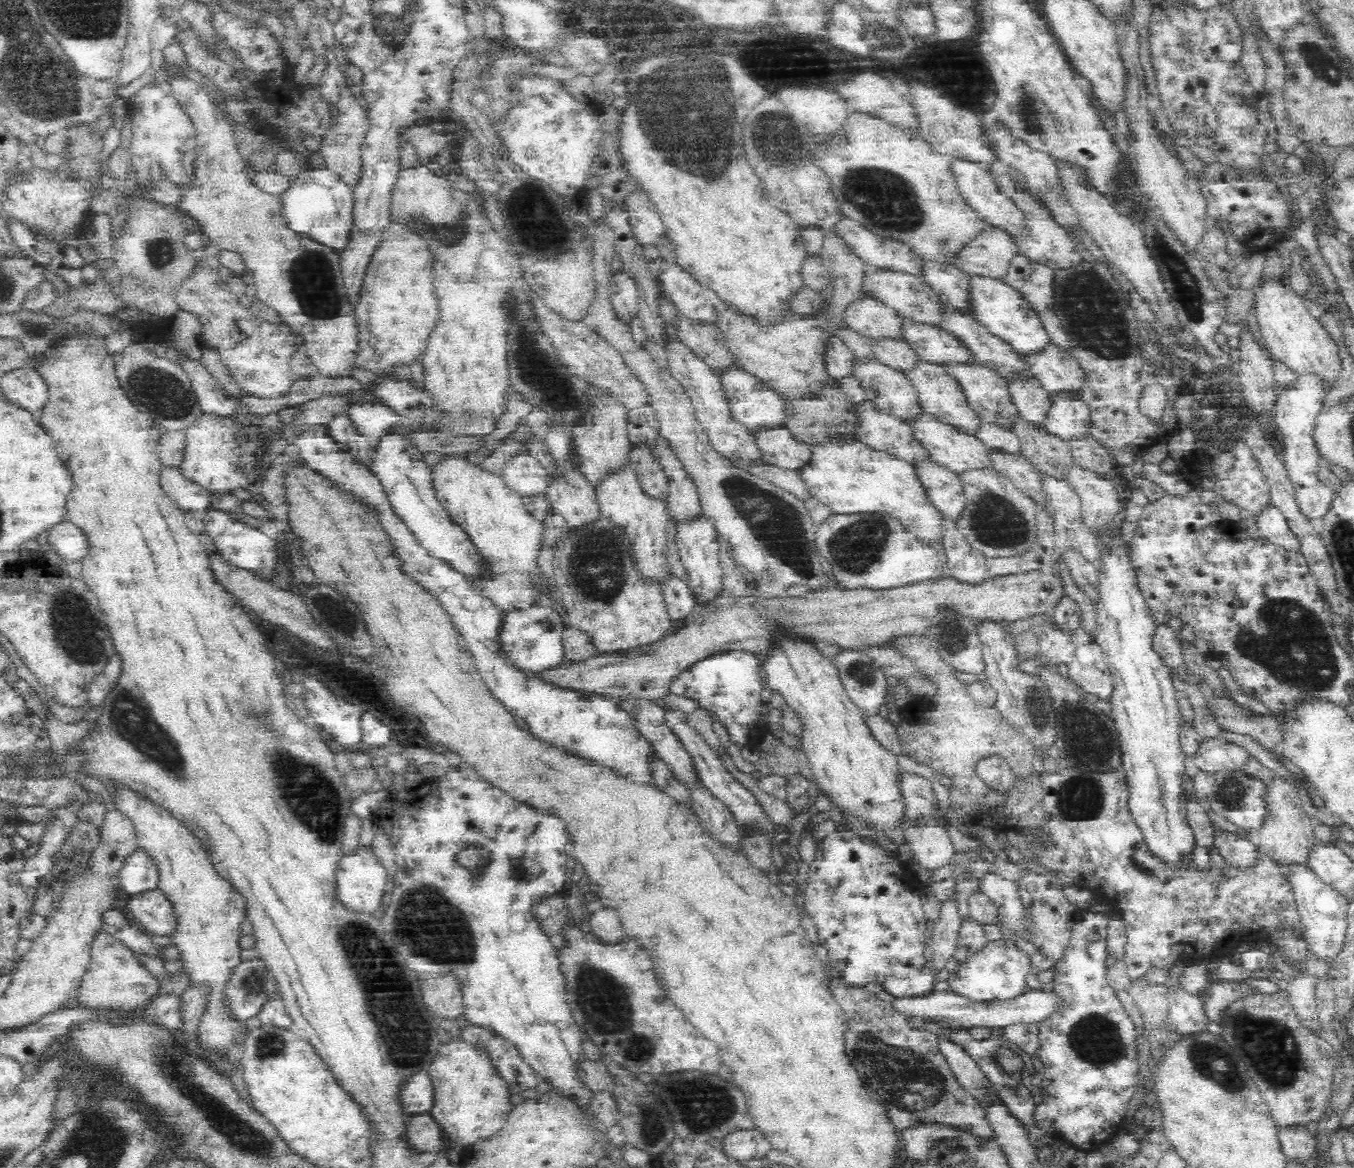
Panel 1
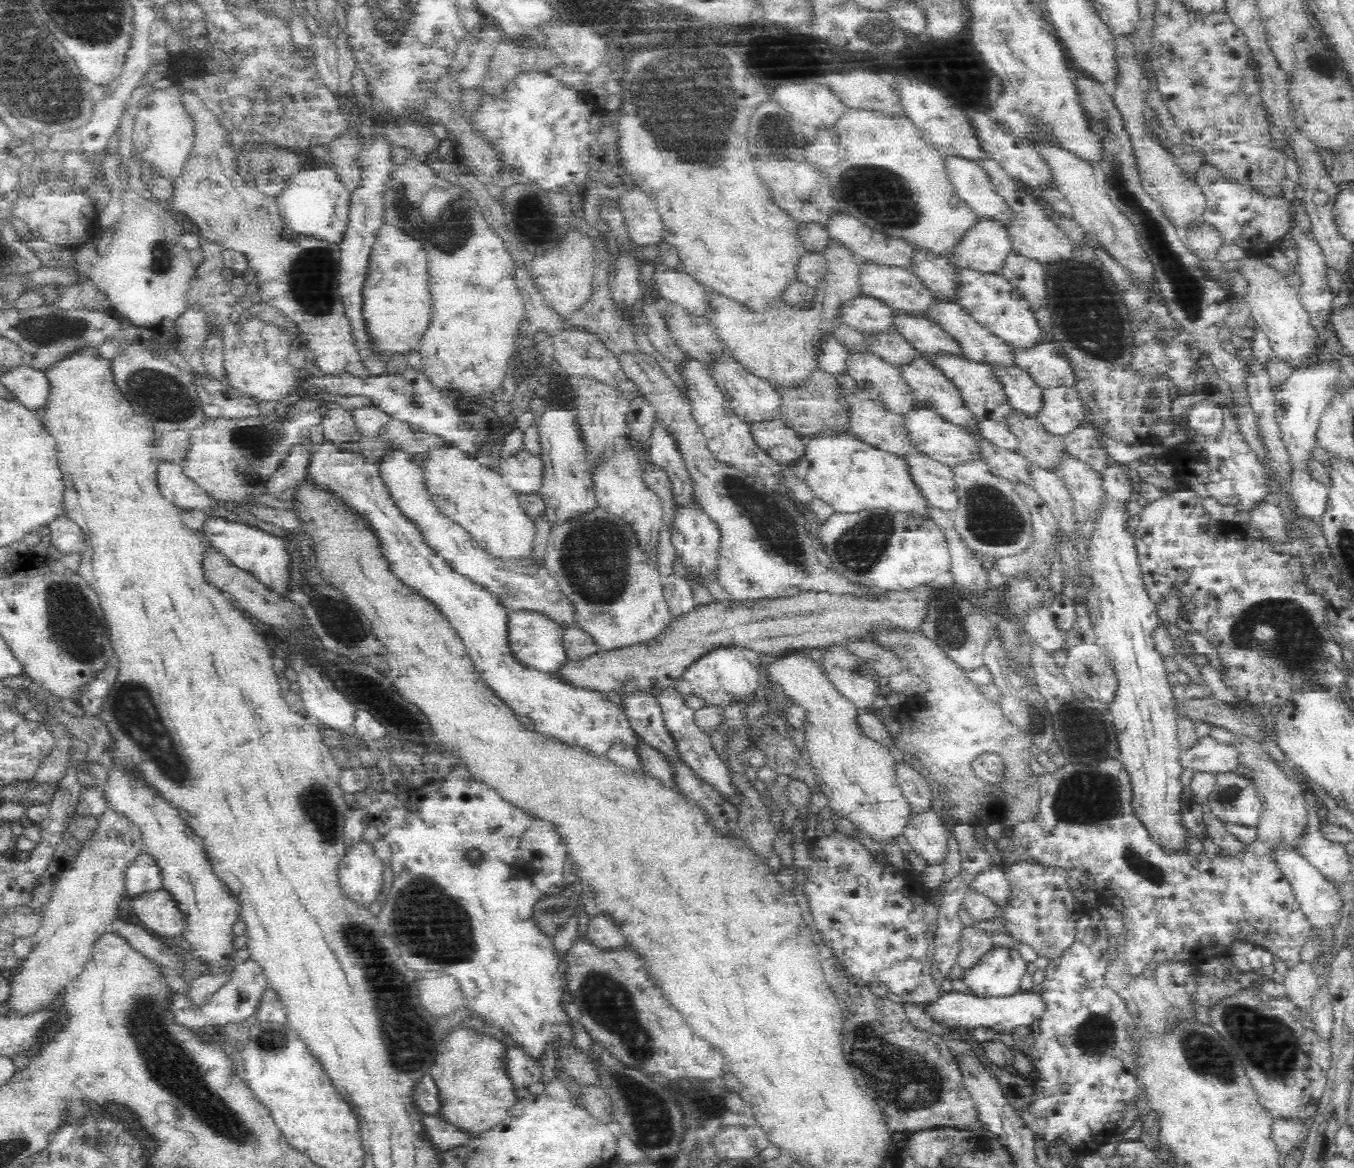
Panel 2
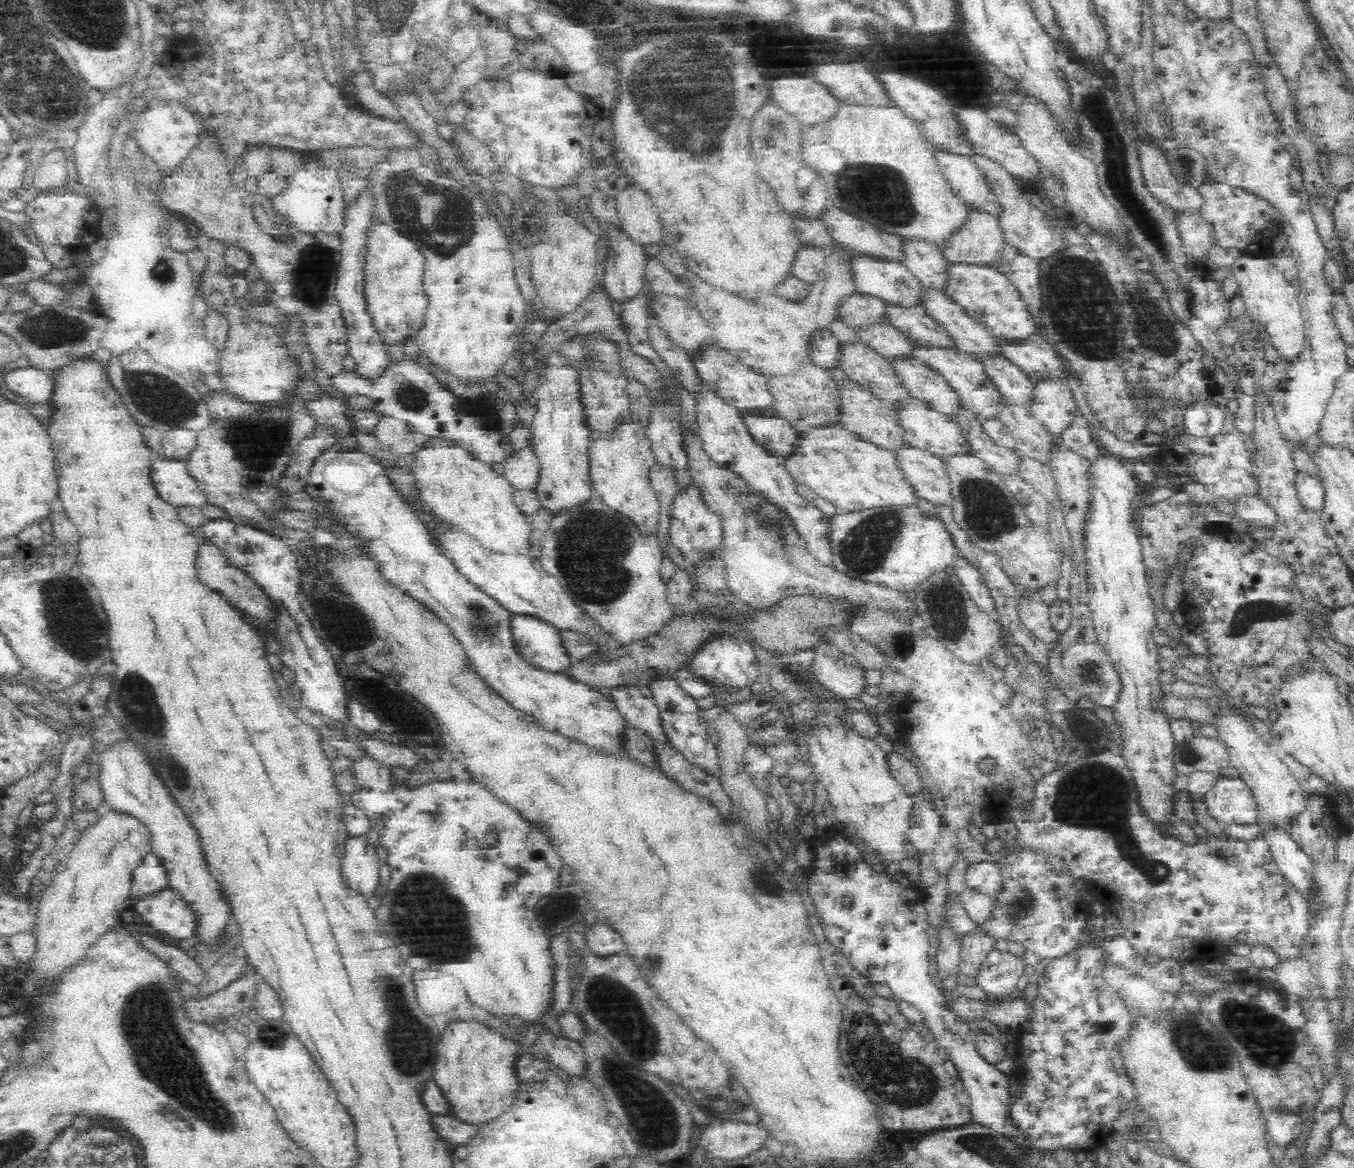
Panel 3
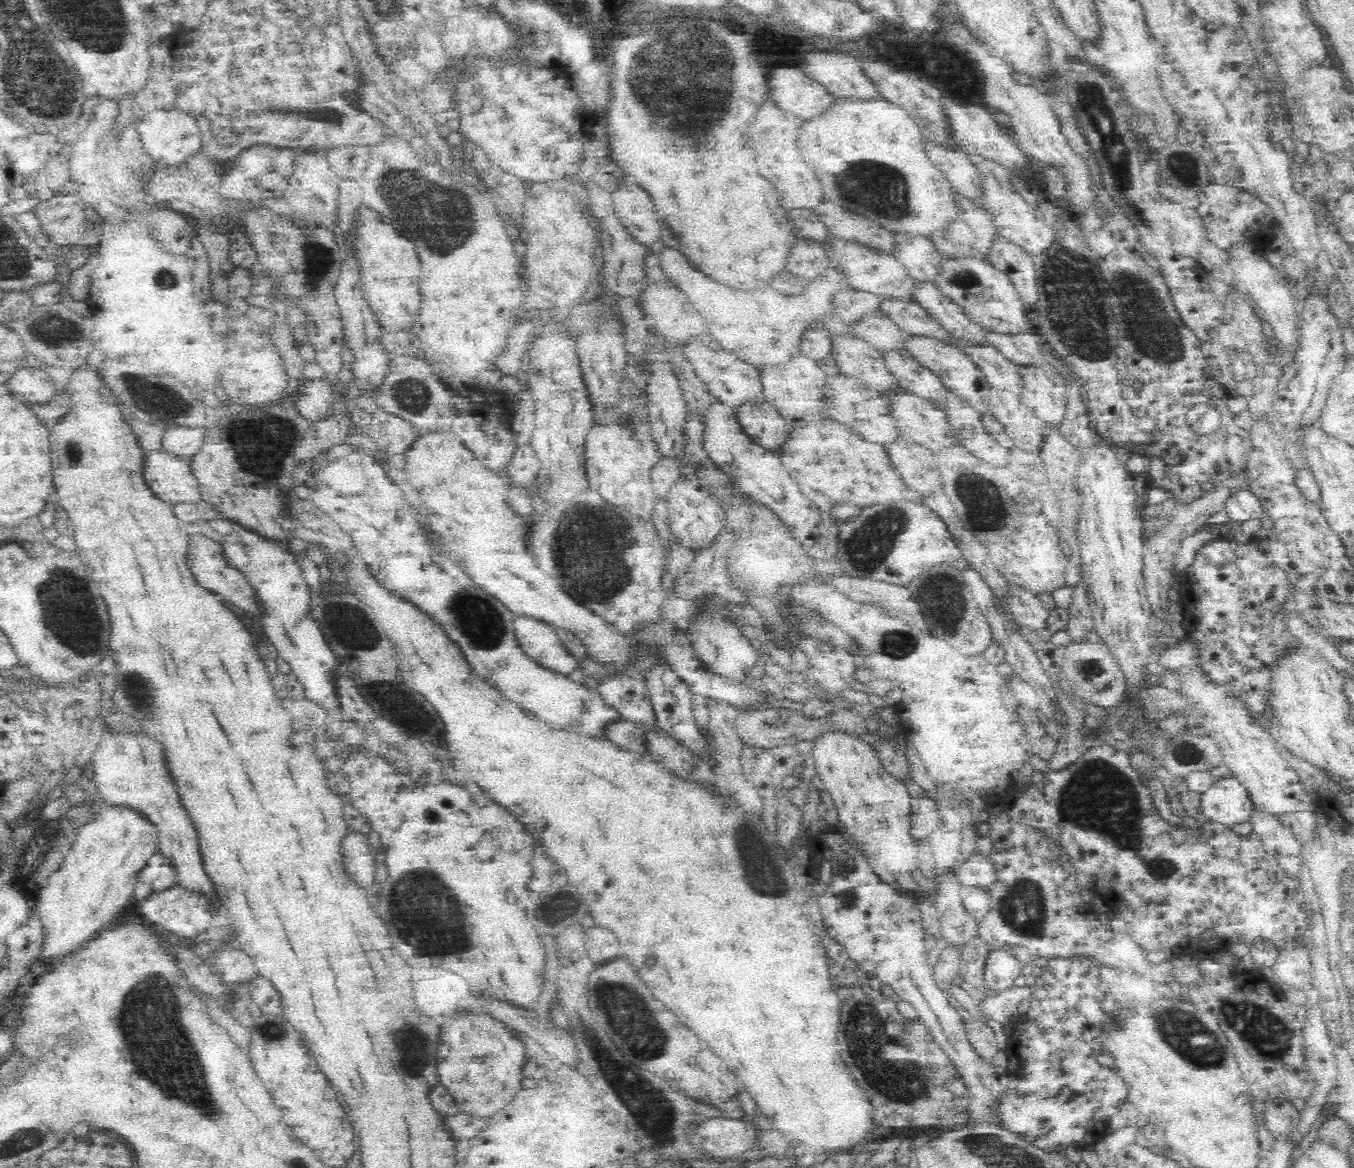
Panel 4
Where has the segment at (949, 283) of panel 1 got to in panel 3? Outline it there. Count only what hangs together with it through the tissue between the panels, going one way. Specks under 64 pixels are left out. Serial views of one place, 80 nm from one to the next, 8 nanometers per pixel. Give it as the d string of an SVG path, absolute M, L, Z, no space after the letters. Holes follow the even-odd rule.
M901 237L901 242L903 255L900 262L924 287L943 290L948 261L943 257L941 249L916 237Z

